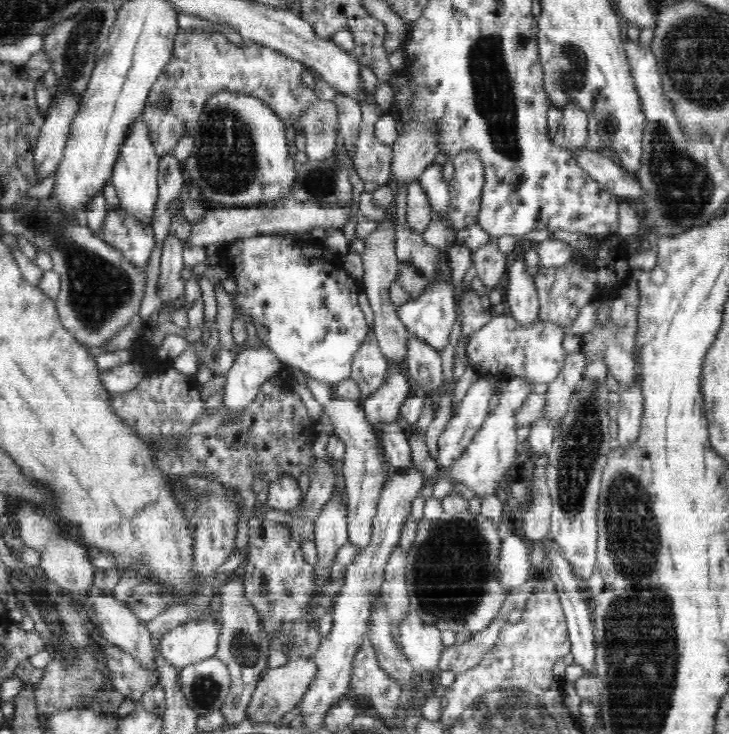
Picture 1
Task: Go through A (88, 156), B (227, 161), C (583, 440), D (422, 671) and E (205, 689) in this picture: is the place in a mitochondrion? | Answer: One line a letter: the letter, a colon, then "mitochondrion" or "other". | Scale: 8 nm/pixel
A: other
B: mitochondrion
C: mitochondrion
D: other
E: mitochondrion

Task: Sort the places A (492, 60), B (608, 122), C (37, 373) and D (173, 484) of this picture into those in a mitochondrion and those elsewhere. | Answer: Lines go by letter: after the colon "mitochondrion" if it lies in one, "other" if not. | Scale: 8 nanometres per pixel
A: mitochondrion
B: mitochondrion
C: other
D: other

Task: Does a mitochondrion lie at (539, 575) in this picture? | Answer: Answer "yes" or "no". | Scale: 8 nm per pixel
no

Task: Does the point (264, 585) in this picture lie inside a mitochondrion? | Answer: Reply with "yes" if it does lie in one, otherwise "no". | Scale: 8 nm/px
yes

